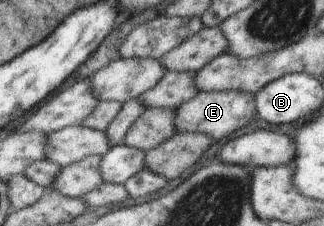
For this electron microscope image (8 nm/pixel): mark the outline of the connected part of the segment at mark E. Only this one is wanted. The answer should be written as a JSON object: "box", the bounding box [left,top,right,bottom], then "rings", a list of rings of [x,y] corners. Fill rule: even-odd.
{"box":[174,92,256,140],"rings":[[[199,92],[175,110],[174,127],[176,132],[204,133],[210,139],[221,140],[237,129],[246,127],[256,114],[254,96],[250,93]]]}

